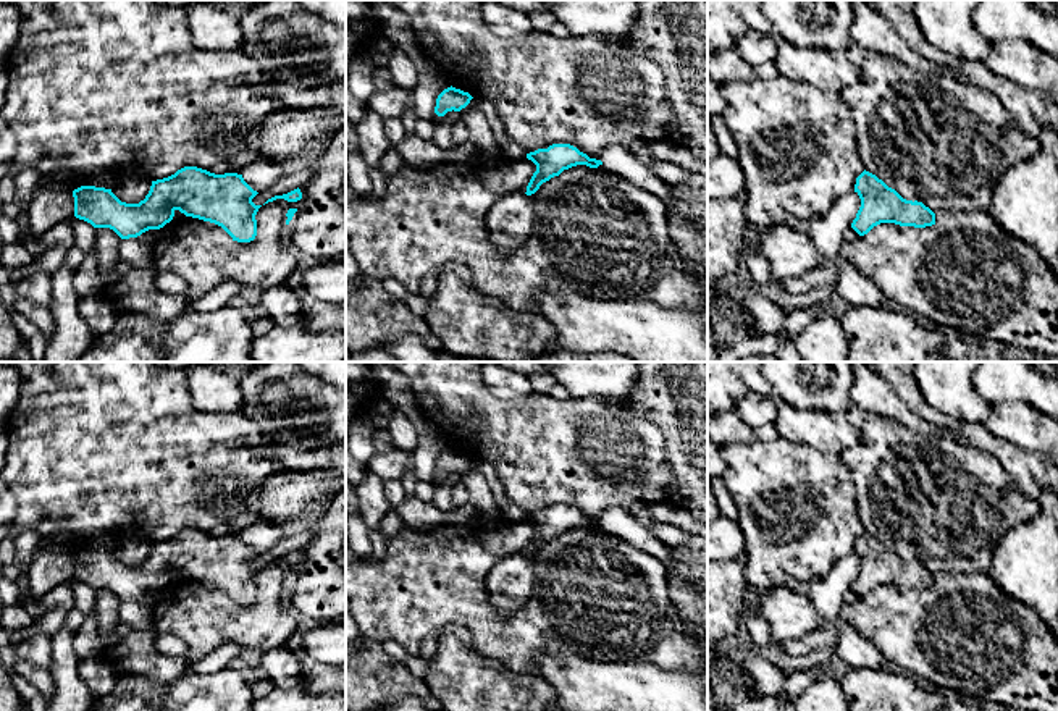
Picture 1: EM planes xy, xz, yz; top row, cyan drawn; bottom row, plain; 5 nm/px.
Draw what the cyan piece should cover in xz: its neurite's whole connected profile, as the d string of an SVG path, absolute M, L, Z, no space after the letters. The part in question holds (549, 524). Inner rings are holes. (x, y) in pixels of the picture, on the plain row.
M552 506L548 511L538 511L527 515L527 520L536 527L536 533L527 548L527 557L535 556L543 545L559 538L564 532L577 527L586 527L590 530L602 527L601 522L590 520L570 506Z

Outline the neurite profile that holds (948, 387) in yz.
M916 362L916 383L930 407L958 423L984 423L992 406L974 389L979 362Z

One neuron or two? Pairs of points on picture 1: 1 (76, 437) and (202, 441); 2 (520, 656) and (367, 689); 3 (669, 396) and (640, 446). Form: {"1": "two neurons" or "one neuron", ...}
{"1": "one neuron", "2": "two neurons", "3": "two neurons"}

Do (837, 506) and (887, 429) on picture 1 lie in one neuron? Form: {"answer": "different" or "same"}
{"answer": "different"}

